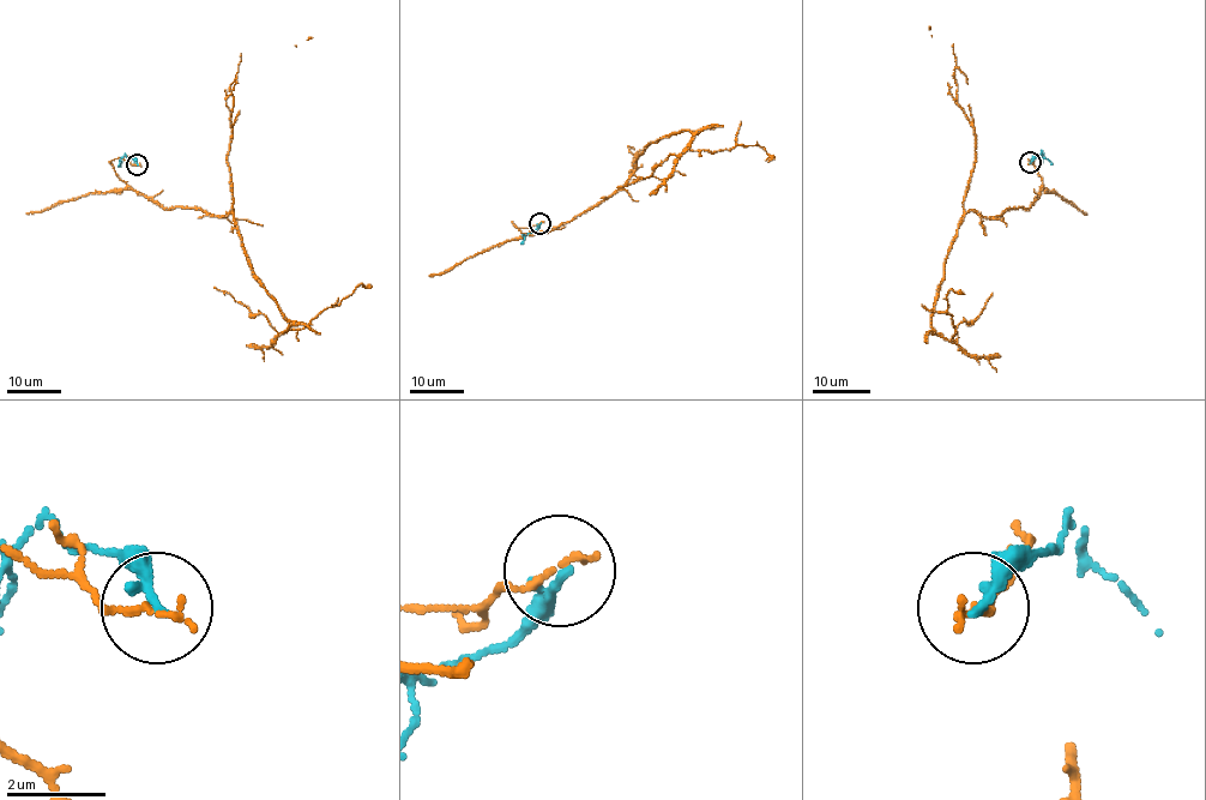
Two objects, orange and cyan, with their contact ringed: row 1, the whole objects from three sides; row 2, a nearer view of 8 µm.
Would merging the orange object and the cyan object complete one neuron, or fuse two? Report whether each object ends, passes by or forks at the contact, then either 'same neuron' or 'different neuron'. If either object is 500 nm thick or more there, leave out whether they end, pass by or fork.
orange ends there; cyan ends there; different neuron

